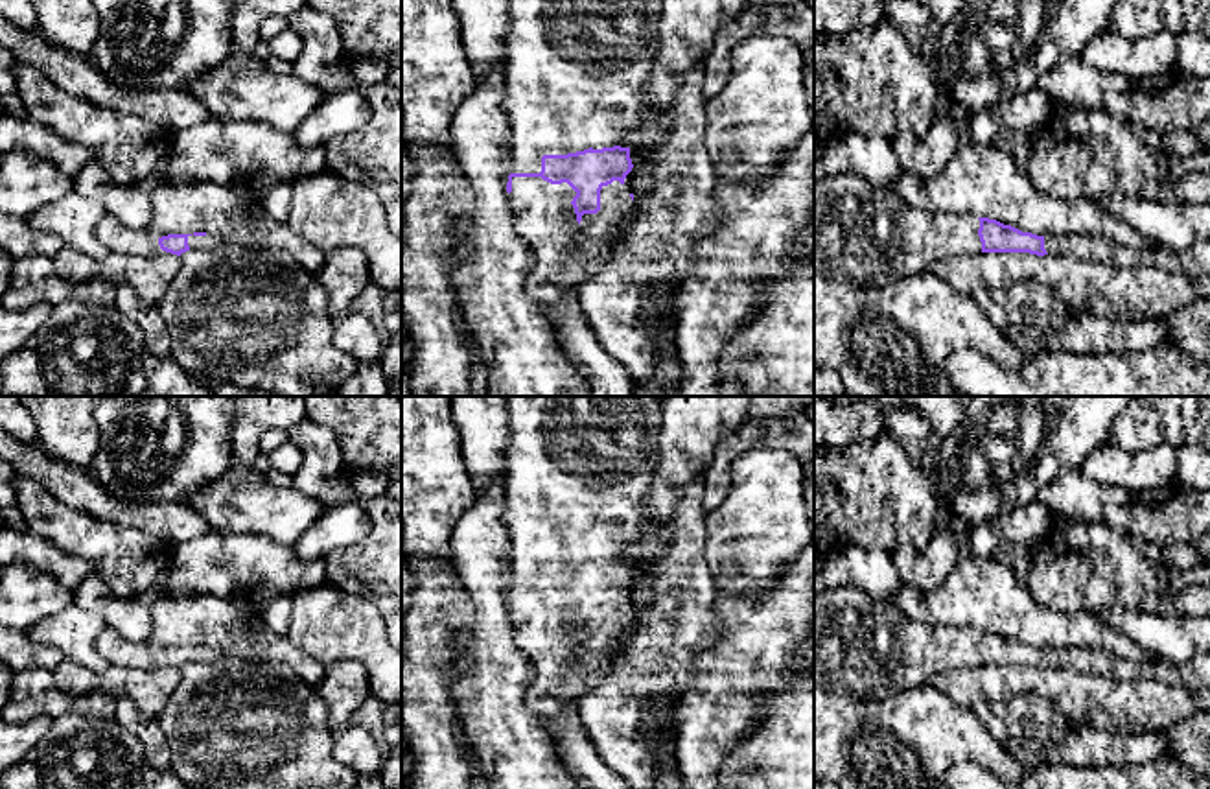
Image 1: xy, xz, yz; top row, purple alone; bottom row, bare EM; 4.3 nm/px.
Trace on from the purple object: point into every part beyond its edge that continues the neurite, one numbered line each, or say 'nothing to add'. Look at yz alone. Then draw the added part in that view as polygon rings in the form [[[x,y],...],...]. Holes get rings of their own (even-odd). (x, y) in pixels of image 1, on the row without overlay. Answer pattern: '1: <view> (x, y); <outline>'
1: yz (866, 649); [[[856,586],[814,594],[814,688],[880,701],[934,677],[982,665],[980,632],[930,625]]]
2: yz (1089, 660); [[[1101,647],[1044,649],[1048,667],[1079,671],[1083,675],[1112,677],[1116,656]]]

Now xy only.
1: xy (196, 655); [[[188,649],[190,662],[214,662],[219,660],[223,654],[217,649]]]

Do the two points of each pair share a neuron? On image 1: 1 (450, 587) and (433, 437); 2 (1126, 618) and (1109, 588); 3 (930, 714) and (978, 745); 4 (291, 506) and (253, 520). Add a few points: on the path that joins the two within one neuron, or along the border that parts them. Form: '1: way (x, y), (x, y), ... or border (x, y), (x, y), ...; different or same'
1: border (420, 555), (444, 559), (452, 566); different
2: border (1096, 612), (1153, 611), (1164, 616); different
3: way (942, 725), (951, 734), (967, 740); same
4: way (282, 511), (262, 511); same

